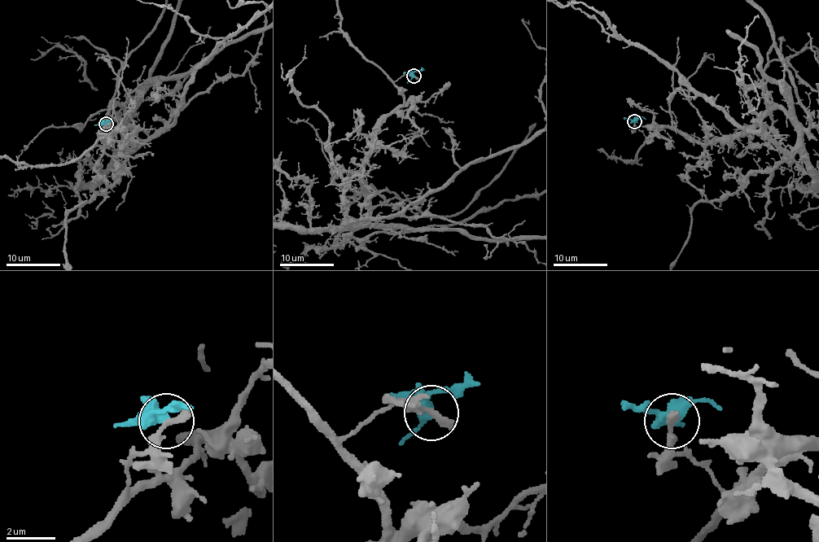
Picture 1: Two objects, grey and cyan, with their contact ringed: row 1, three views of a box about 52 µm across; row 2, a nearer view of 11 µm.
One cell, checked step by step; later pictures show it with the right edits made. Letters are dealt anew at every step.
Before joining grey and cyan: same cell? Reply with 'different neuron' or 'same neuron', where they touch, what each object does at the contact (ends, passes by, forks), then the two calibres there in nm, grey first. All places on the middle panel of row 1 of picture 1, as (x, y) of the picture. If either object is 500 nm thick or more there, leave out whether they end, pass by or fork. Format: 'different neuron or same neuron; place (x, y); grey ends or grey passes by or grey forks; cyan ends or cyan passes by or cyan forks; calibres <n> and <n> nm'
different neuron; place (413, 76); grey ends; cyan forks; calibres 360 and 320 nm

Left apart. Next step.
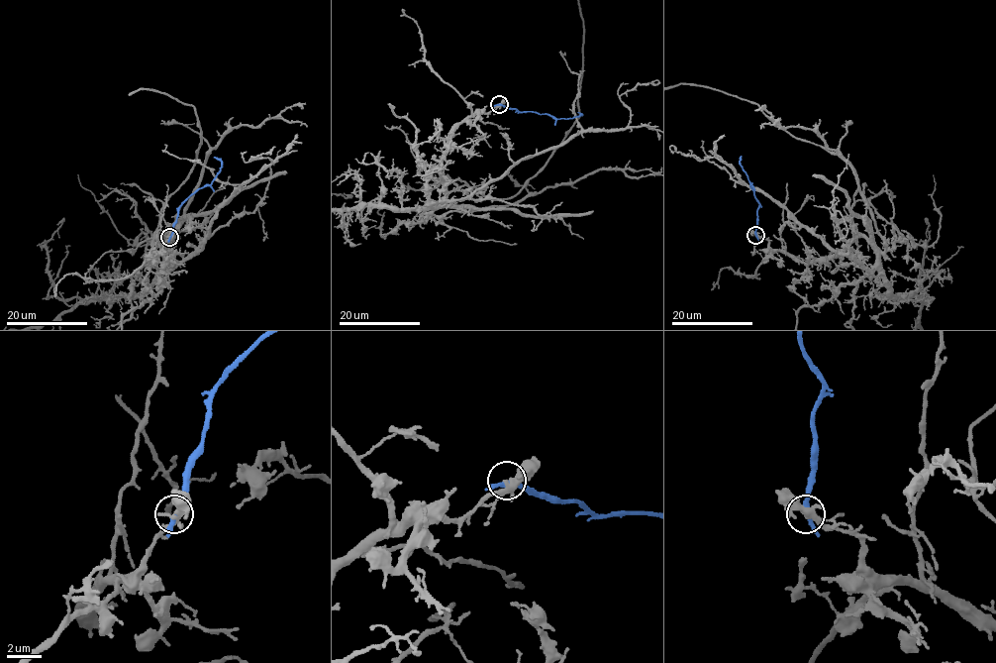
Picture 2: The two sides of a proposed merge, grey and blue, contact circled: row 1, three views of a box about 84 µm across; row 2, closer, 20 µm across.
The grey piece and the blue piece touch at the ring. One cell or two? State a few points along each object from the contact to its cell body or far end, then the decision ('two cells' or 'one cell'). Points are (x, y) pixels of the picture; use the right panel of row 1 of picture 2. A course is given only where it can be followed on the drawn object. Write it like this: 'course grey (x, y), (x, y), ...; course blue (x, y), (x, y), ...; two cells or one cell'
course grey (755, 234), (822, 262), (853, 235), (858, 185), (845, 159), (757, 104), (678, 84); course blue (755, 234), (758, 205), (746, 172), (740, 165), (742, 156); two cells

